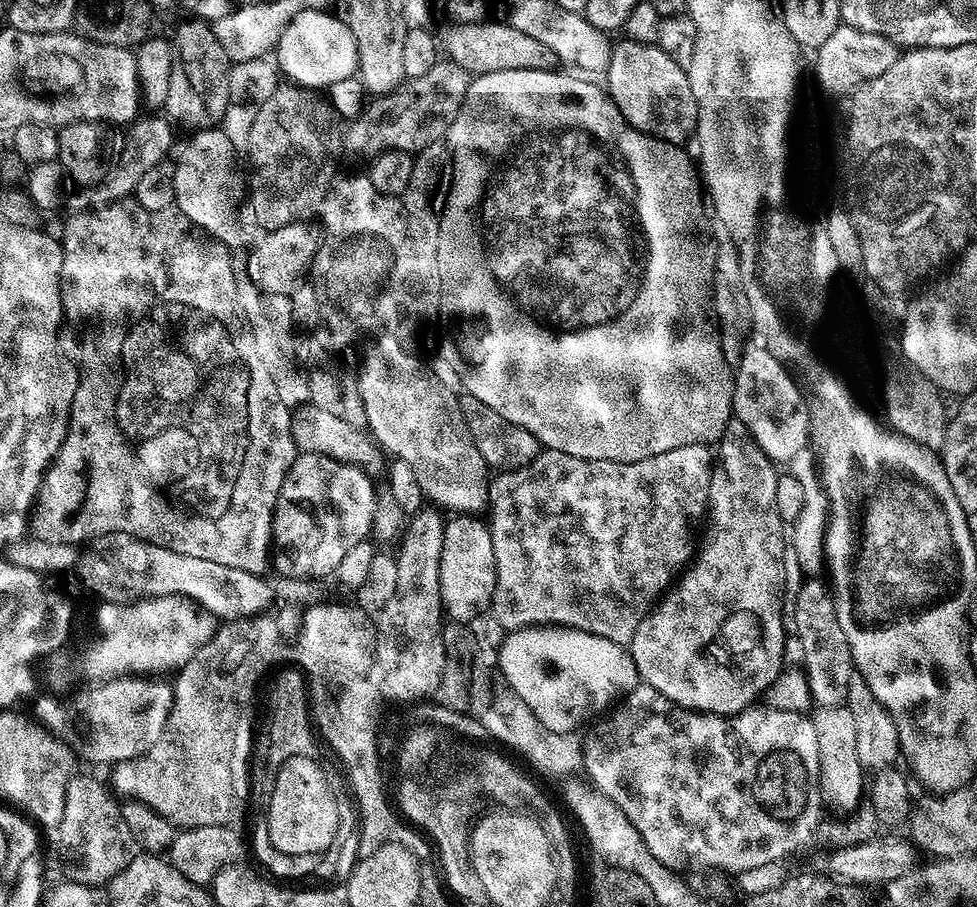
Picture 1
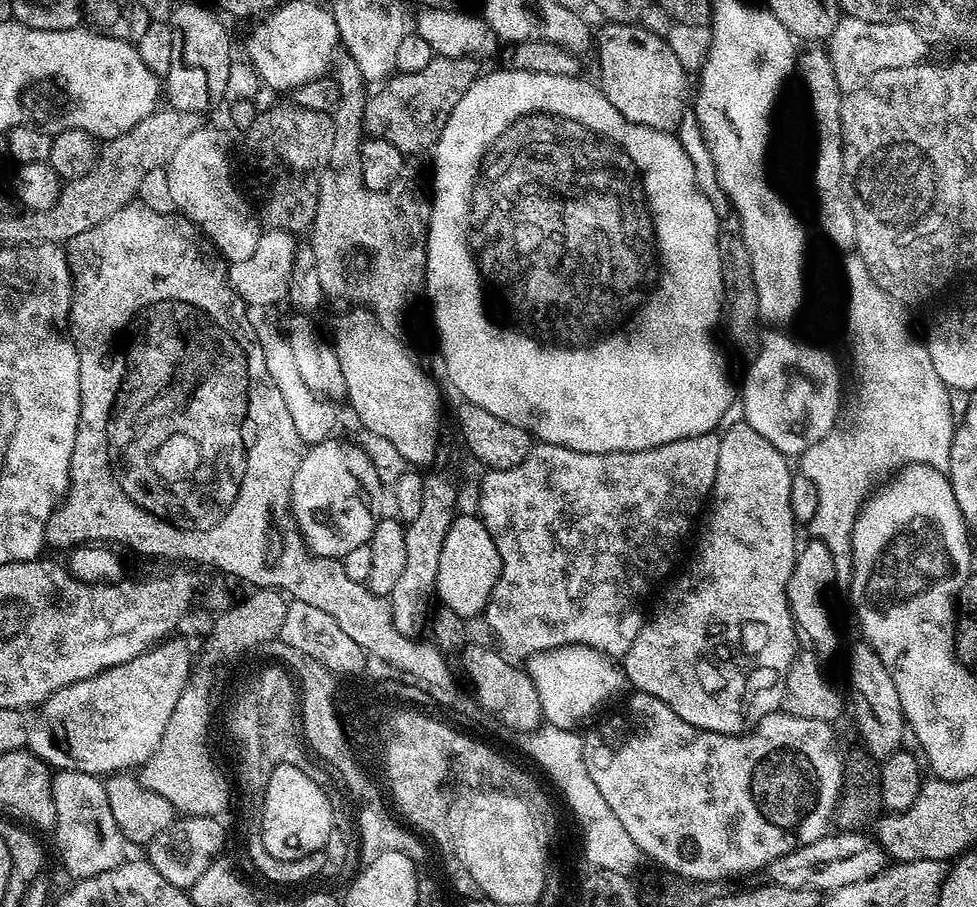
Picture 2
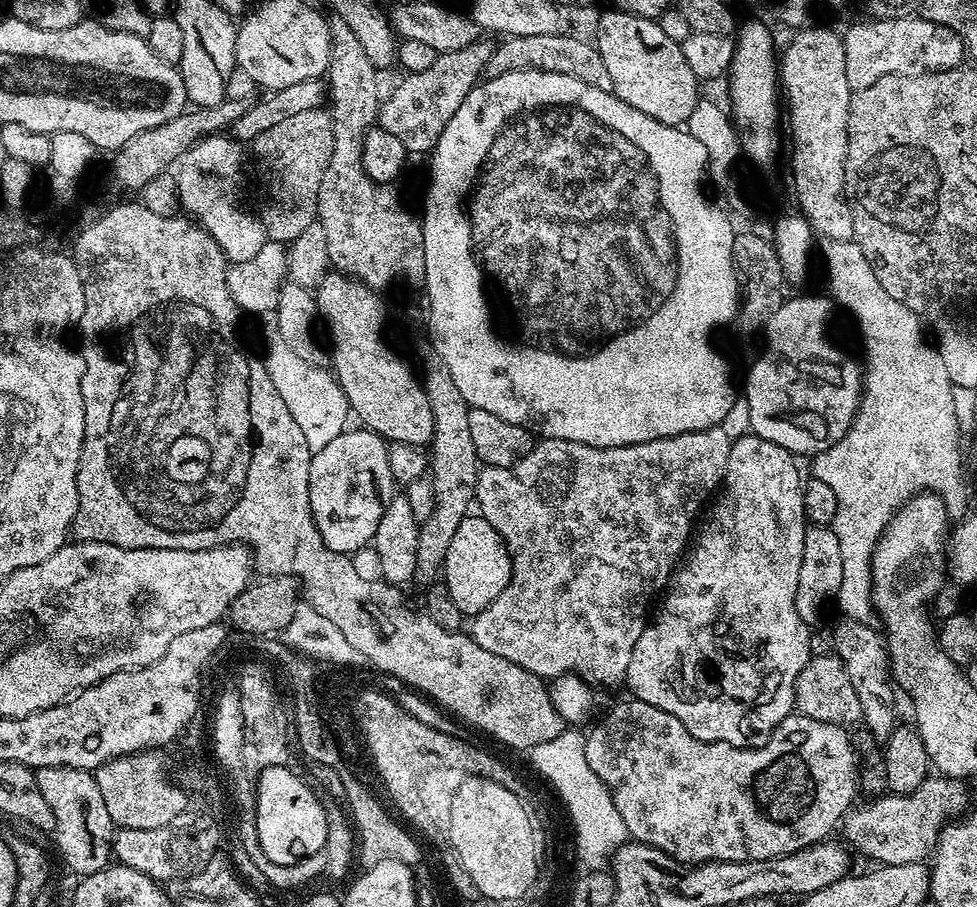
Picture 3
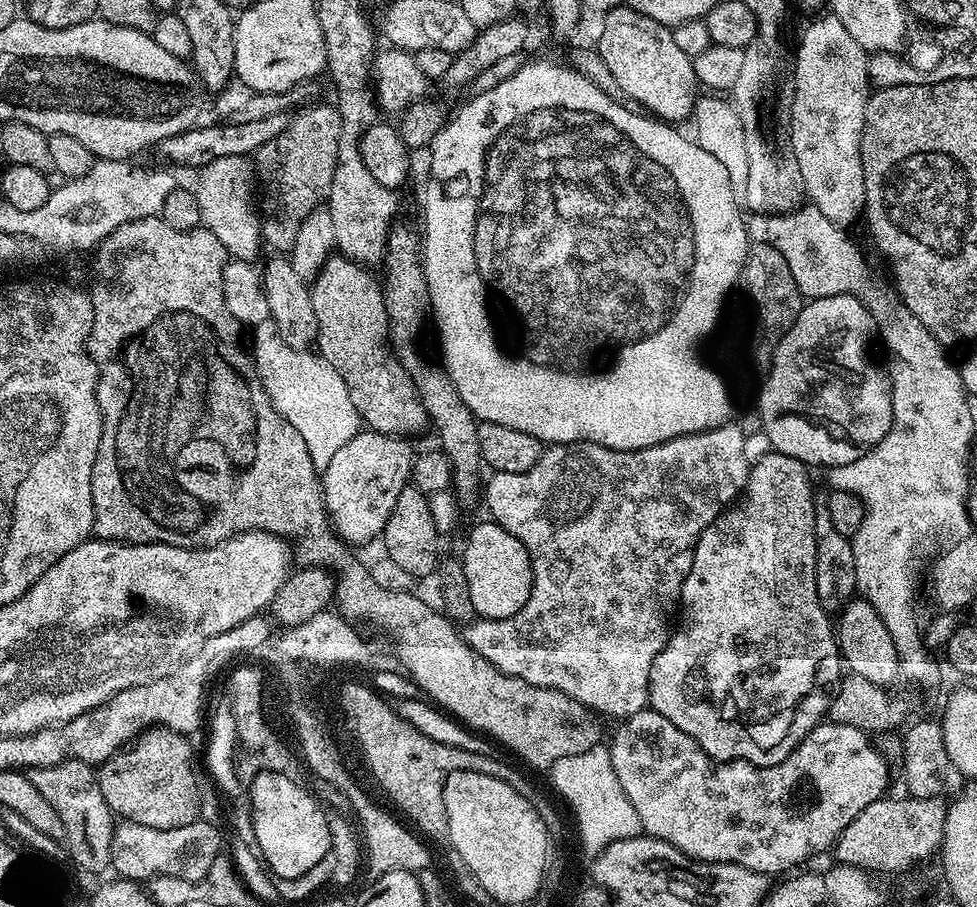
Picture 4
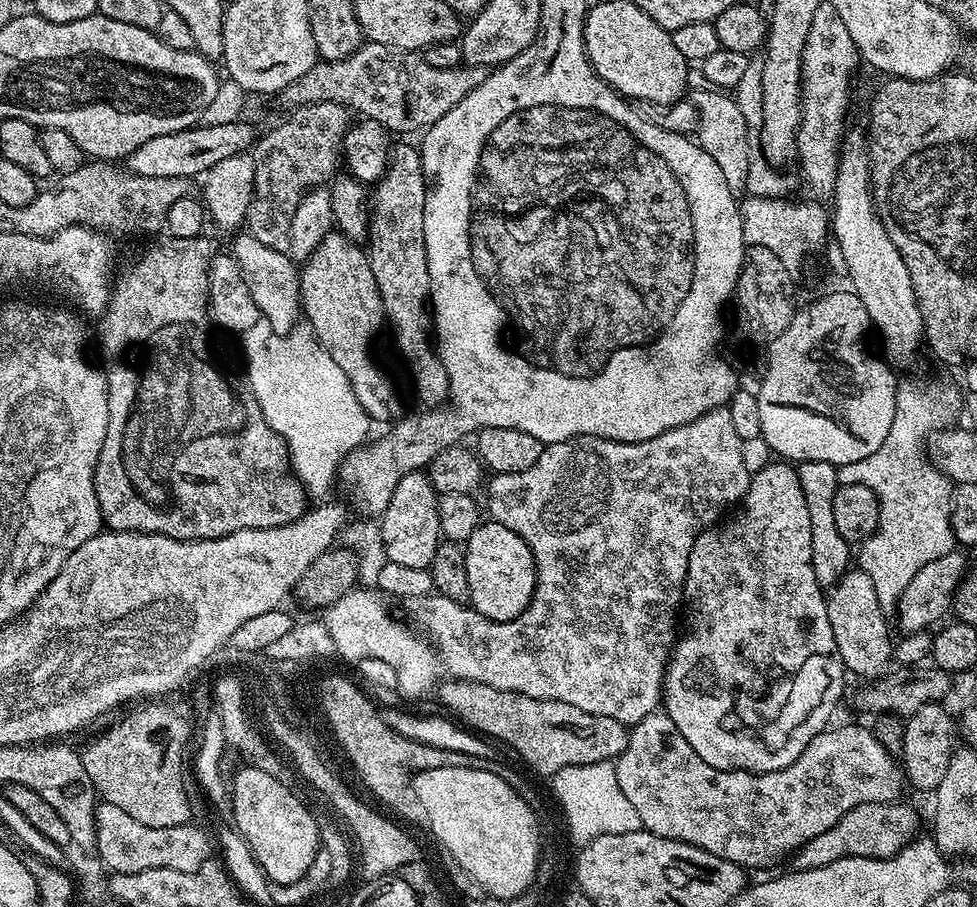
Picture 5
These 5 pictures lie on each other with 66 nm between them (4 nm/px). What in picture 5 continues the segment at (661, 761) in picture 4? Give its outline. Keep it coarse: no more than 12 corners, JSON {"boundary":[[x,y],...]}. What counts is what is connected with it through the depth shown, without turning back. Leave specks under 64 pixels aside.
{"boundary":[[667,712],[614,761],[640,827],[745,870],[901,799],[871,727],[823,731],[814,796],[723,772]]}

